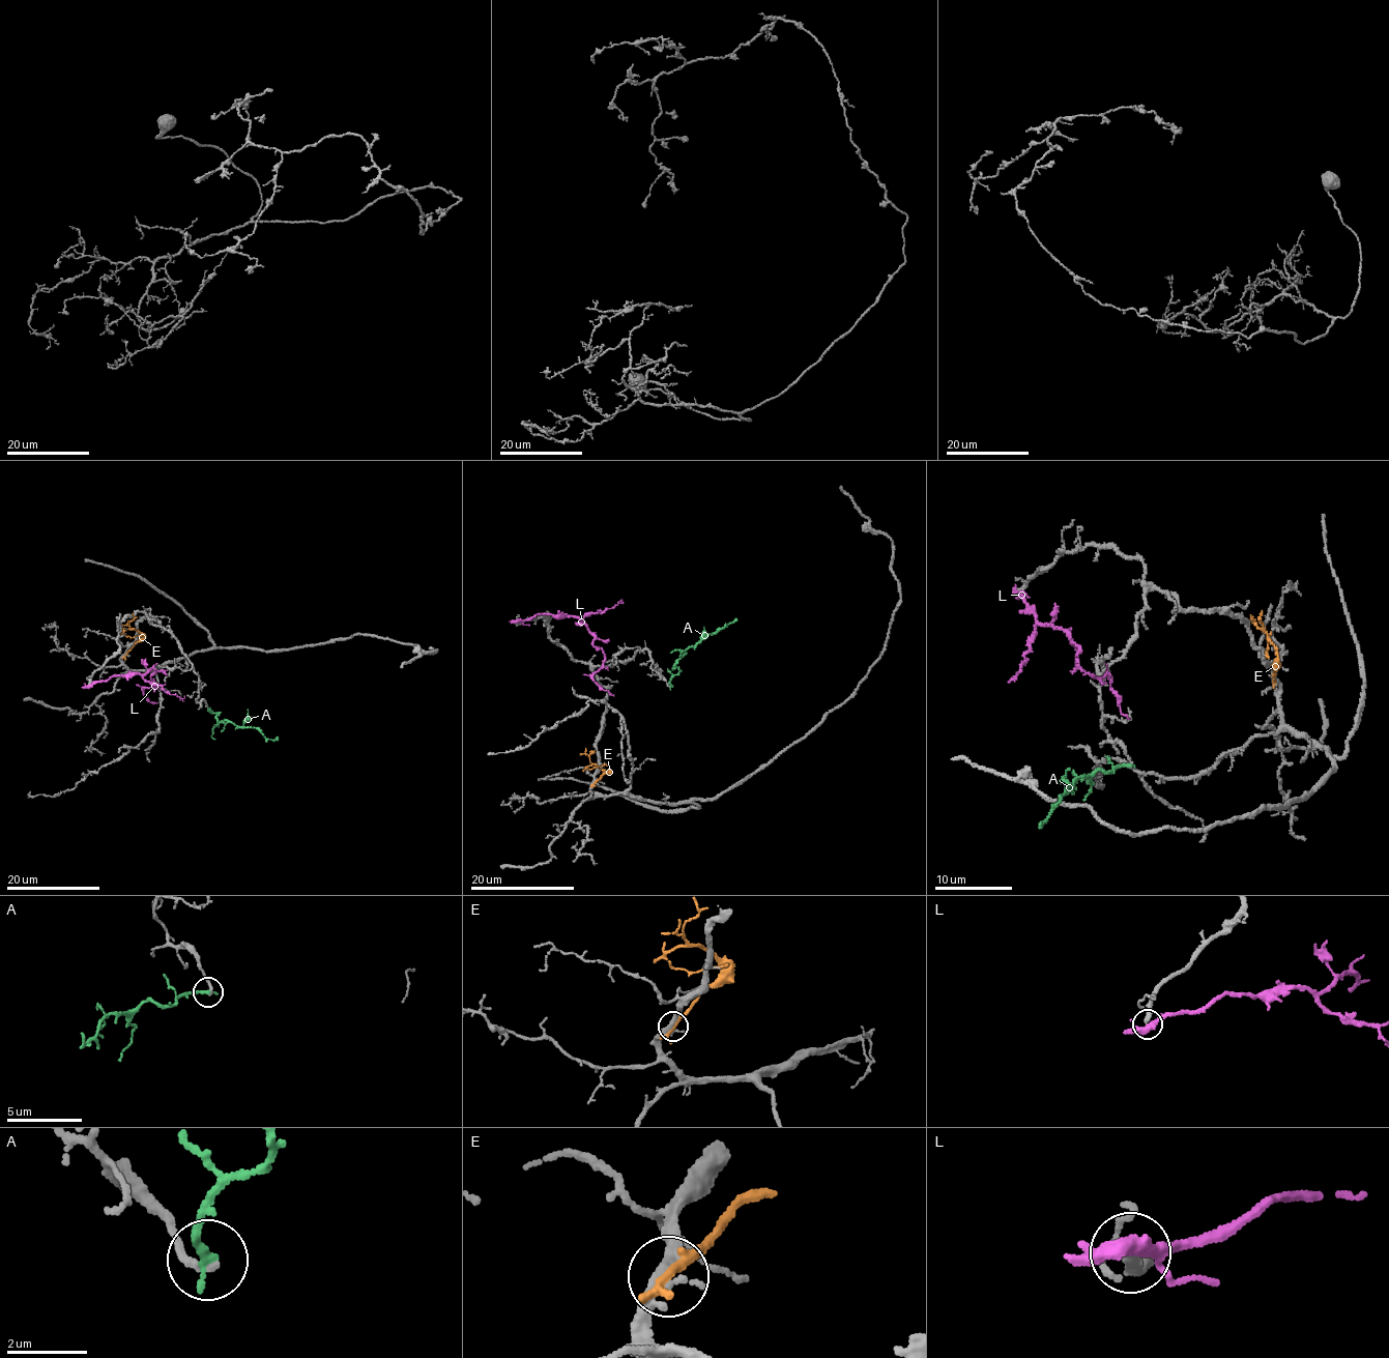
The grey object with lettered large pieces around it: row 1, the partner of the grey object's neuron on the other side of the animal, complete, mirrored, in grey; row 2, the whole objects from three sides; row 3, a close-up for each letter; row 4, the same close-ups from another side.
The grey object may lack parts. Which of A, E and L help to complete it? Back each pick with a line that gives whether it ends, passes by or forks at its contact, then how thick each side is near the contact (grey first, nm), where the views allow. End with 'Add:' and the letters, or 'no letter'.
Add: no letter

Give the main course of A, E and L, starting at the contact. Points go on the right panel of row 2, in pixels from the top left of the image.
A: (1129, 764), (1076, 778), (1042, 826), (1041, 822)
E: (1273, 678), (1276, 651), (1267, 638), (1268, 657)
L: (1017, 593), (1036, 619), (1062, 627), (1072, 639), (1083, 669), (1110, 680), (1110, 688), (1121, 713), (1130, 719)

